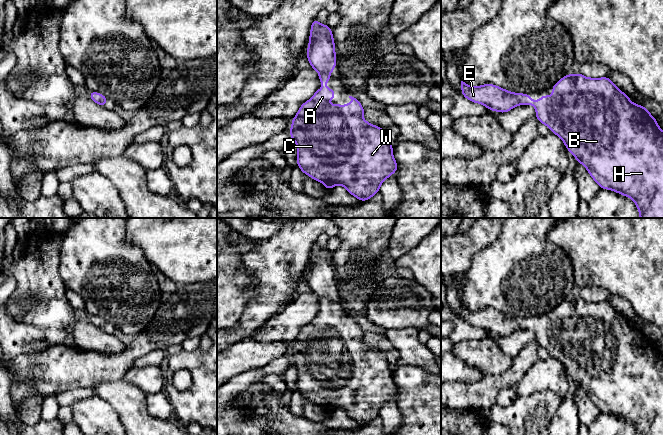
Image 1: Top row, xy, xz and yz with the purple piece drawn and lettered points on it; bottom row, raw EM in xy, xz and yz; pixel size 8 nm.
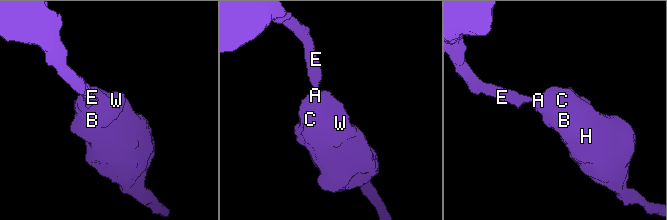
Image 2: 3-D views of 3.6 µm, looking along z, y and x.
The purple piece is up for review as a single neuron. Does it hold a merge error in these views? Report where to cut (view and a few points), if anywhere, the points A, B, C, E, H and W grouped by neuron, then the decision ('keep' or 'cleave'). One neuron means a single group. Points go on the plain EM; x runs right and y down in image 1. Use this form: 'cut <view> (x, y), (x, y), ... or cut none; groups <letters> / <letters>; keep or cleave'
cut none; groups A B C E H W; keep

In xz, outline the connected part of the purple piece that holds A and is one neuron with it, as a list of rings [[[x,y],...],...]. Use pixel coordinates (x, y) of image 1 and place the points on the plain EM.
[[[316,242],[313,243],[312,248],[311,248],[311,256],[310,256],[310,262],[309,262],[309,269],[307,272],[307,283],[310,287],[310,290],[314,292],[318,297],[319,297],[319,302],[321,305],[321,310],[323,311],[322,313],[318,313],[313,321],[306,325],[304,328],[302,328],[297,336],[297,339],[292,343],[292,350],[289,353],[290,358],[291,358],[291,364],[295,365],[297,368],[297,389],[299,392],[302,394],[304,398],[307,398],[311,402],[313,402],[316,405],[322,406],[327,414],[330,414],[333,412],[335,409],[343,409],[347,416],[355,420],[358,424],[361,425],[367,425],[369,424],[373,419],[379,416],[379,411],[381,410],[382,406],[390,401],[394,396],[397,396],[397,386],[393,381],[392,378],[392,365],[389,363],[389,361],[385,358],[384,354],[381,351],[372,349],[368,346],[366,346],[363,343],[363,338],[364,338],[364,332],[361,330],[359,323],[356,323],[352,320],[349,320],[351,323],[351,327],[349,329],[327,329],[325,326],[329,325],[330,323],[336,323],[334,316],[336,315],[335,313],[327,313],[325,310],[327,306],[330,303],[330,298],[336,291],[336,278],[335,278],[335,267],[333,264],[333,259],[331,252],[328,249],[322,249],[318,246]]]

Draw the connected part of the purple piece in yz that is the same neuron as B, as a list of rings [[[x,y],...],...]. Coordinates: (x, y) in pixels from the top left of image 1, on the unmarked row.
[[[581,297],[569,298],[560,303],[552,311],[552,322],[544,318],[538,325],[534,326],[529,318],[513,317],[509,316],[499,310],[493,308],[485,308],[477,311],[471,311],[465,306],[461,305],[462,319],[468,324],[474,327],[480,327],[485,329],[491,335],[498,335],[505,337],[510,335],[512,332],[522,329],[533,329],[536,332],[536,342],[539,346],[545,348],[548,352],[552,353],[552,357],[559,360],[564,368],[566,369],[567,375],[570,375],[573,380],[577,383],[577,386],[583,388],[588,397],[594,403],[594,405],[602,413],[609,413],[614,416],[620,417],[623,420],[630,421],[636,428],[638,435],[663,435],[663,355],[660,353],[654,342],[646,333],[645,330],[634,328],[630,325],[630,322],[619,314],[609,301],[603,302],[587,302]]]

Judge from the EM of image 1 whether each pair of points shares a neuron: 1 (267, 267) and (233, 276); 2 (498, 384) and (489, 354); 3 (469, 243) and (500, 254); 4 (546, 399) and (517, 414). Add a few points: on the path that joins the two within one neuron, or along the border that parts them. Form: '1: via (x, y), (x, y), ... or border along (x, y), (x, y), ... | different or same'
1: border along (250, 249), (241, 262), (258, 283), (255, 295) | different
2: border along (495, 374), (485, 376) | different
3: border along (500, 231), (490, 244), (473, 256), (470, 267) | different
4: via (539, 406), (531, 414), (524, 414) | same

